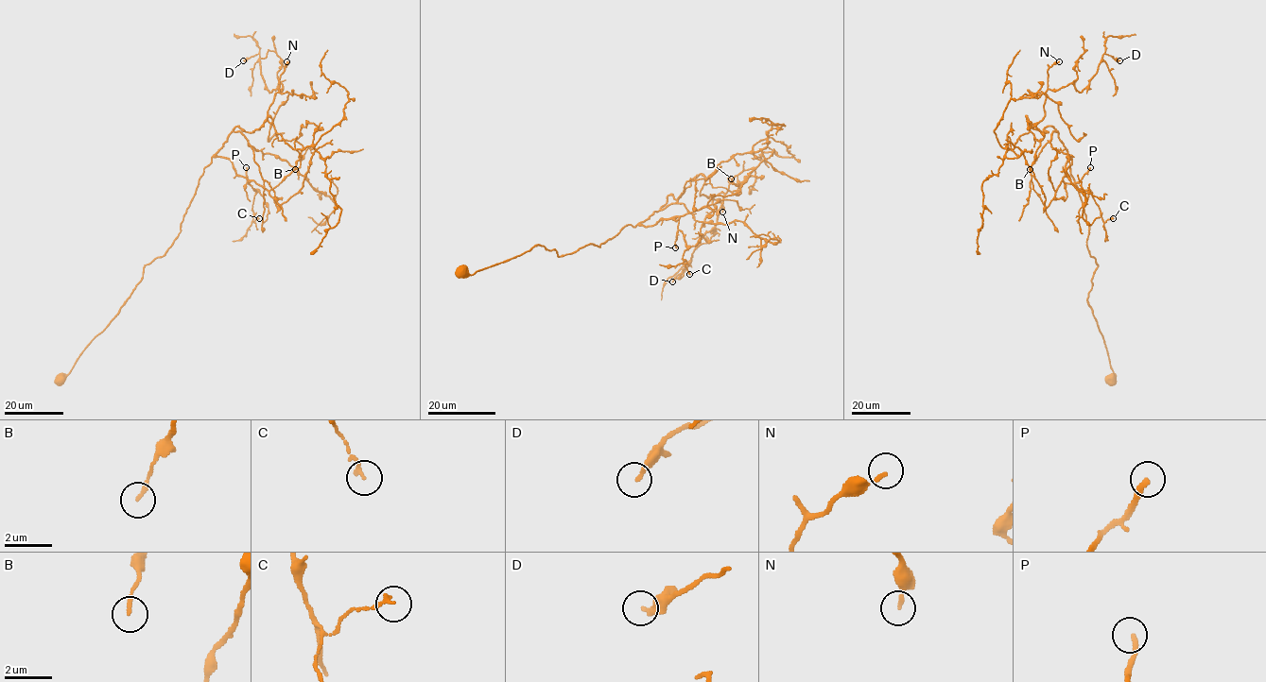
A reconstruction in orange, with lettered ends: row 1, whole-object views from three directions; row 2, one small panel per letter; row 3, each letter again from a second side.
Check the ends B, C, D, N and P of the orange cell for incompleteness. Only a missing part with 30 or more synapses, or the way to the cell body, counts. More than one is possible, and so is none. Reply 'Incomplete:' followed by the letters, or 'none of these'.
Incomplete: P

